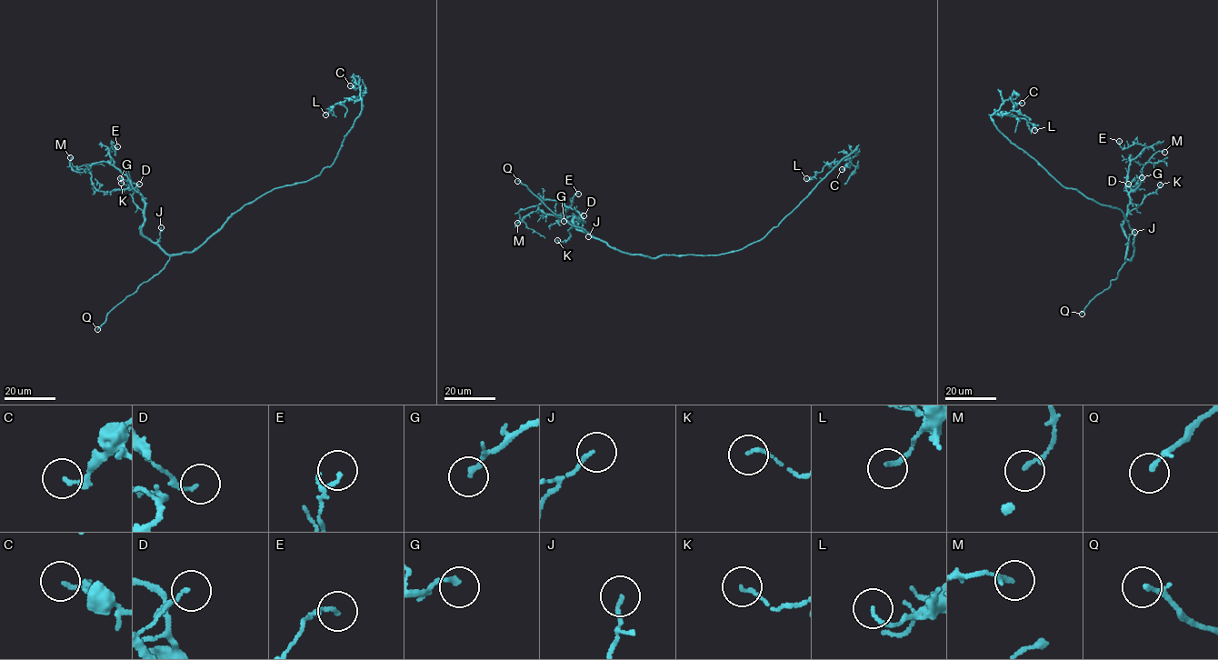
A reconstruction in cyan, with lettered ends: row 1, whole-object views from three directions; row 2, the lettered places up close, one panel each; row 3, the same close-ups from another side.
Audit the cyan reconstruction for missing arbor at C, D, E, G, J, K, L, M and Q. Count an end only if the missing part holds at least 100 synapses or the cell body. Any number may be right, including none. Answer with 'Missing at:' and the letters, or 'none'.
Missing at: Q

